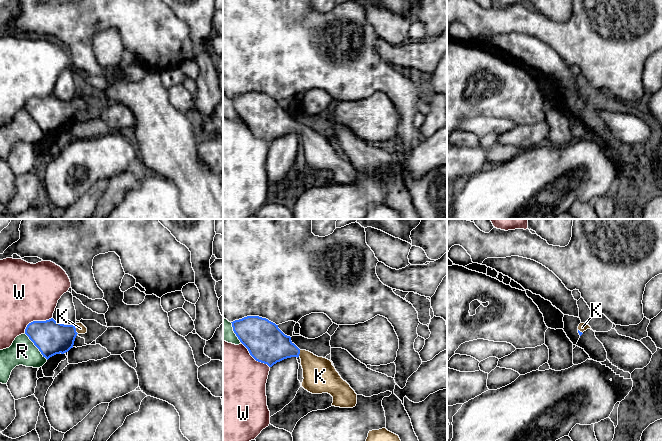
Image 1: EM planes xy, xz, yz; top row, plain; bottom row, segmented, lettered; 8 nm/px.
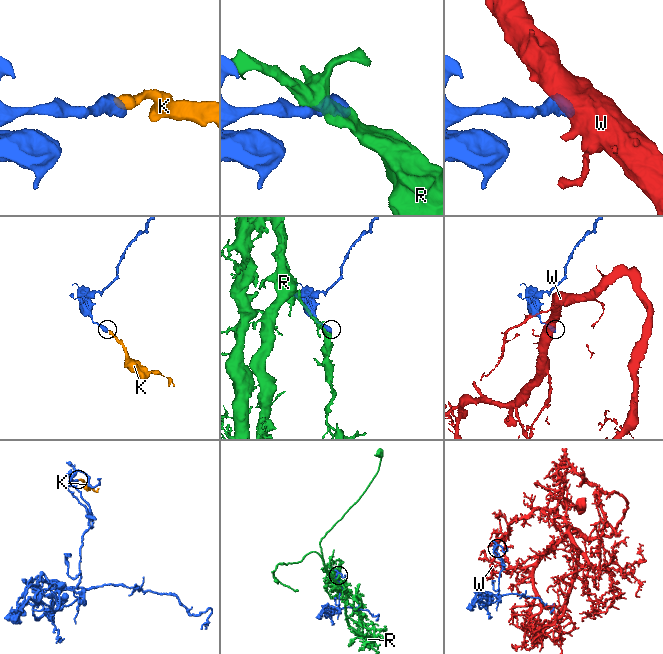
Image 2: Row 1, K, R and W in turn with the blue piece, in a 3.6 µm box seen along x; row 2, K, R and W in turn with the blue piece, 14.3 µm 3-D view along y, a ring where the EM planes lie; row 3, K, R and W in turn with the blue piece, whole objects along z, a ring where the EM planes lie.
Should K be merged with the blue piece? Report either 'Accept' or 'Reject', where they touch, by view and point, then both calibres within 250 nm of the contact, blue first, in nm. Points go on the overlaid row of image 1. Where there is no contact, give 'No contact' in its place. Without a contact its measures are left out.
Accept. Touches blue at xy (75, 329). Thickness 280 nm (blue) against 80 nm

